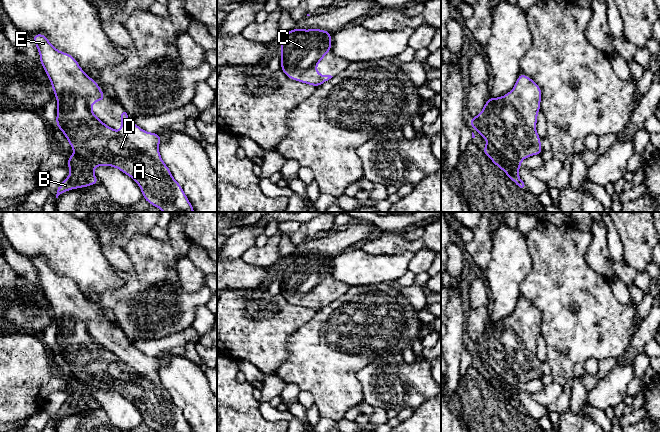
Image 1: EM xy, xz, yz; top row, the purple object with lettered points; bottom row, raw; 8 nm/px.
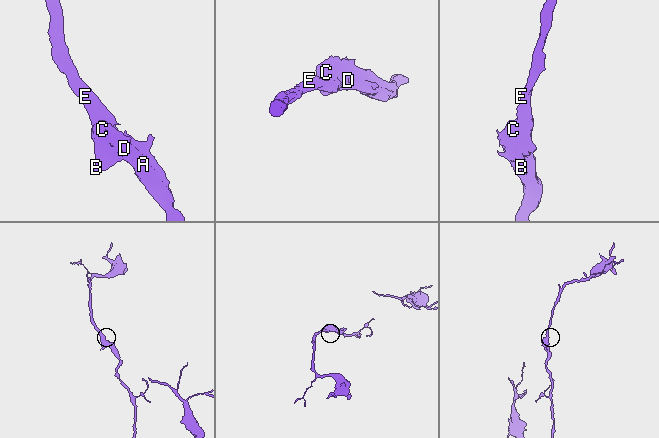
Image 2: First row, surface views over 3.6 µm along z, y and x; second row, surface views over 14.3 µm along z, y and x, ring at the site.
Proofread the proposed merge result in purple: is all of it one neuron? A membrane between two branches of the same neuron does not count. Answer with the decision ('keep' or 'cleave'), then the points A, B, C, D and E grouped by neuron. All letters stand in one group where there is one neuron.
keep; groups A B C D E

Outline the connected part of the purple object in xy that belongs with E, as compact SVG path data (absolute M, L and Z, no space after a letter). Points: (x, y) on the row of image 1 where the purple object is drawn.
M43 33L31 35L31 38L34 40L39 51L40 63L51 81L54 95L57 98L56 126L63 132L76 153L75 155L68 155L67 167L71 172L58 187L56 198L60 194L72 189L99 184L99 180L92 171L97 166L104 165L115 167L131 177L139 185L143 198L163 212L195 212L181 185L173 178L171 171L160 156L159 143L162 138L159 133L142 130L128 118L126 112L121 114L120 132L105 125L103 121L95 116L94 111L91 109L94 102L103 101L106 97L99 88L98 83L86 75L72 55L57 50Z

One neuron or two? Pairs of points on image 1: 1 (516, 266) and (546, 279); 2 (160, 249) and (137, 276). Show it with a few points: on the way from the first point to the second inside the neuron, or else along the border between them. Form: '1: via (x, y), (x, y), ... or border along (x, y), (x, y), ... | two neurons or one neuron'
1: border along (528, 249), (531, 270), (522, 281), (519, 293) | two neurons
2: via (153, 256), (144, 269) | one neuron

